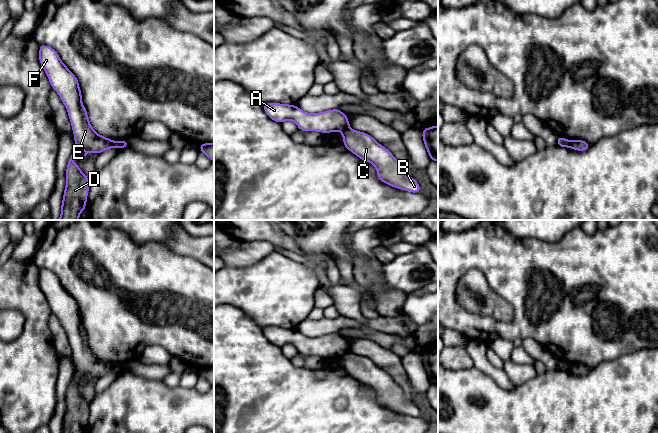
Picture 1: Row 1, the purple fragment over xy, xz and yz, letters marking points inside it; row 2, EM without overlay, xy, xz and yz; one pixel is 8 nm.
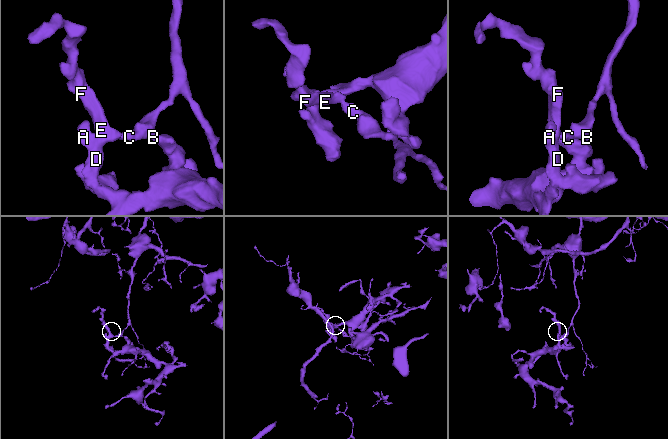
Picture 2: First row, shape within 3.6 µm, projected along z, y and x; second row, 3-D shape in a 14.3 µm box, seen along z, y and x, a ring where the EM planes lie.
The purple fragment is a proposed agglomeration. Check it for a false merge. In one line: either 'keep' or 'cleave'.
cleave

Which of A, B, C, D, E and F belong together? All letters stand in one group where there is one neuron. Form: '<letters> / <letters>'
A D E F / B C

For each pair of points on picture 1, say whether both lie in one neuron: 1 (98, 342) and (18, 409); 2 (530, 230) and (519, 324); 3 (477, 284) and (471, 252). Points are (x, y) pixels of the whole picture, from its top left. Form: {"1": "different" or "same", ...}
{"1": "different", "2": "different", "3": "different"}

